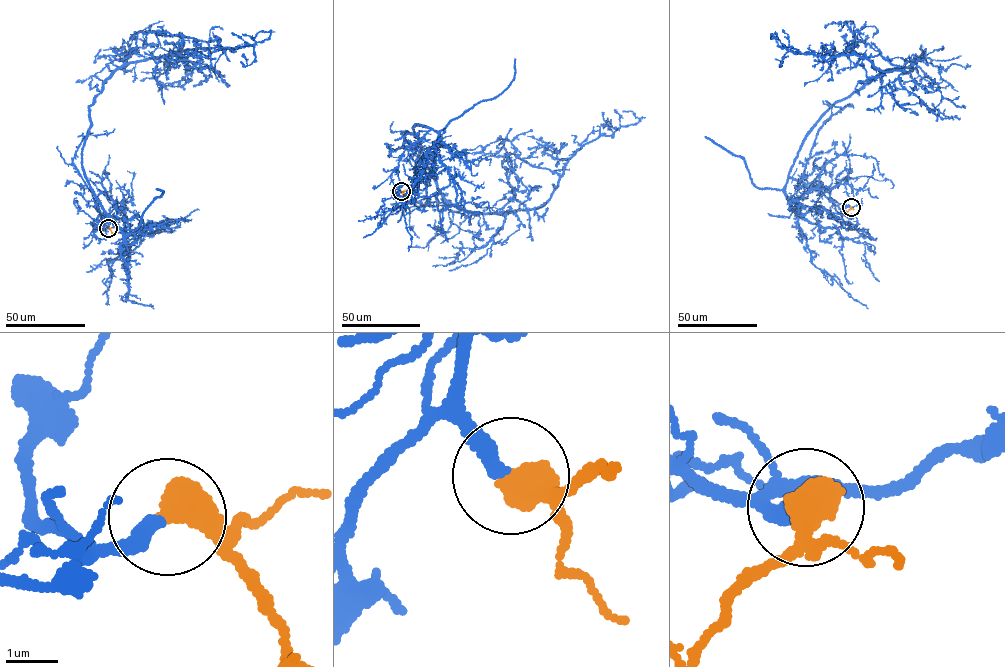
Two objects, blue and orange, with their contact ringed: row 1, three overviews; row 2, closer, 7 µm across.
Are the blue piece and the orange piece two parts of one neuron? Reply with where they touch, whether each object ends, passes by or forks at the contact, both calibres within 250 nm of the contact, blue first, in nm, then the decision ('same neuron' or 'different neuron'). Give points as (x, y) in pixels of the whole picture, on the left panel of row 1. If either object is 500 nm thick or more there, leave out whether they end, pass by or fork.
at (108, 228); 320 nm thick on the blue side, 700 nm on the other; same neuron

